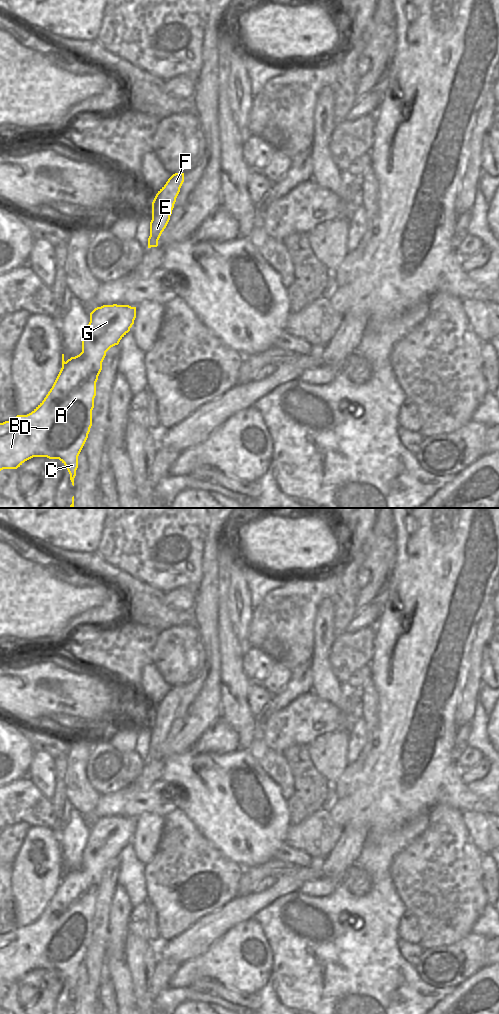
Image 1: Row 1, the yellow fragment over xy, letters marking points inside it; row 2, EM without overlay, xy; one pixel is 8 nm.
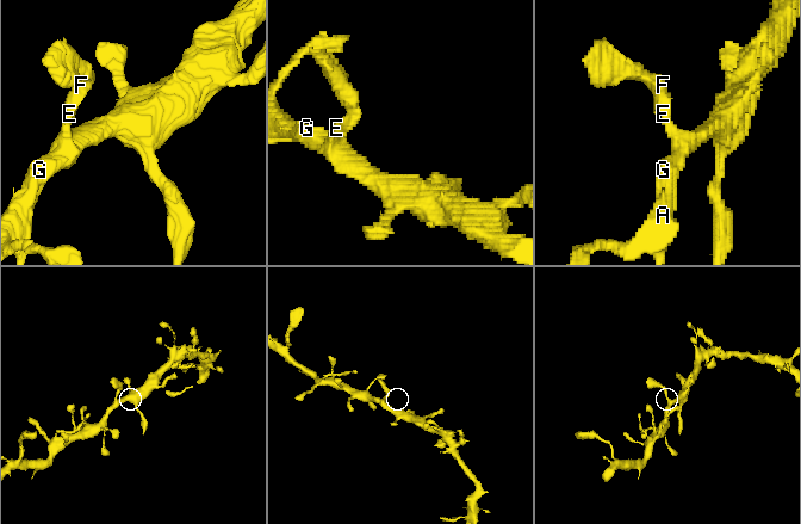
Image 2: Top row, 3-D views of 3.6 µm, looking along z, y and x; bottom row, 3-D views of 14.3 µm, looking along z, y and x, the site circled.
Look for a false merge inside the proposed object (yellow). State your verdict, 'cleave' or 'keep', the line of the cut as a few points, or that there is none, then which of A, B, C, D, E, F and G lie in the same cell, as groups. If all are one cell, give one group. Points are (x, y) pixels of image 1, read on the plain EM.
keep; cut none; groups A B C D E F G

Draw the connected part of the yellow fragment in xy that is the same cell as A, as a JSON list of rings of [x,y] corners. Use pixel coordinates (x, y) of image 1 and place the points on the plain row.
[[[103,817],[90,825],[88,842],[82,852],[82,864],[64,873],[62,866],[62,880],[44,912],[29,926],[17,927],[9,933],[0,935],[0,983],[3,981],[17,981],[25,973],[33,969],[47,969],[59,971],[67,980],[70,992],[74,998],[74,990],[78,980],[78,968],[88,950],[92,938],[92,922],[96,908],[96,894],[102,882],[102,874],[106,864],[118,857],[120,852],[130,843],[136,830],[136,819],[129,817]]]

